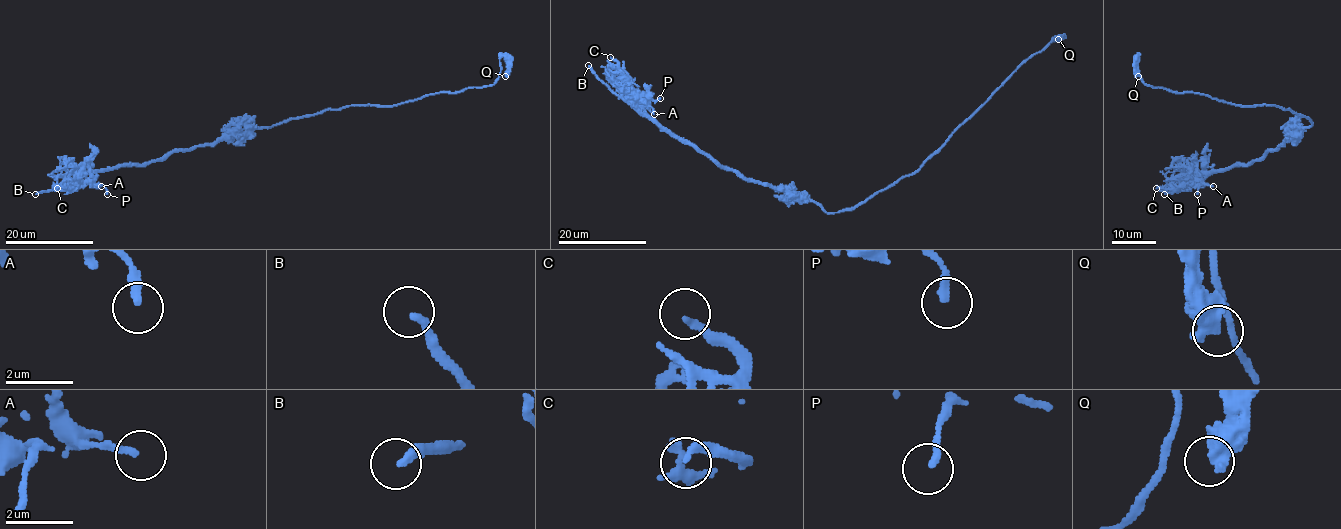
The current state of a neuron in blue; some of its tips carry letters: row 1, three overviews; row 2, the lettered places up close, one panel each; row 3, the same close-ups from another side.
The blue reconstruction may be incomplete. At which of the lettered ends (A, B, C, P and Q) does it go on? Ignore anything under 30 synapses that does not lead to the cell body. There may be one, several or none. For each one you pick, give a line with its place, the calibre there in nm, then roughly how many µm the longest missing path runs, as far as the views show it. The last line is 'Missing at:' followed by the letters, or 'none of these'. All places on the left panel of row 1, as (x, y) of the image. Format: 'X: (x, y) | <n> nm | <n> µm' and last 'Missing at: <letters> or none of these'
B: (35, 194) | 240 nm | 50 µm
Missing at: B

